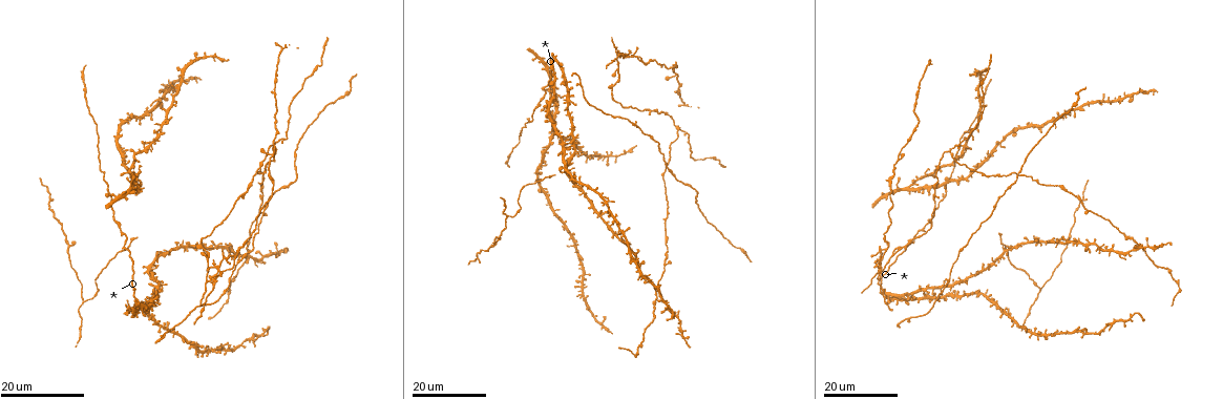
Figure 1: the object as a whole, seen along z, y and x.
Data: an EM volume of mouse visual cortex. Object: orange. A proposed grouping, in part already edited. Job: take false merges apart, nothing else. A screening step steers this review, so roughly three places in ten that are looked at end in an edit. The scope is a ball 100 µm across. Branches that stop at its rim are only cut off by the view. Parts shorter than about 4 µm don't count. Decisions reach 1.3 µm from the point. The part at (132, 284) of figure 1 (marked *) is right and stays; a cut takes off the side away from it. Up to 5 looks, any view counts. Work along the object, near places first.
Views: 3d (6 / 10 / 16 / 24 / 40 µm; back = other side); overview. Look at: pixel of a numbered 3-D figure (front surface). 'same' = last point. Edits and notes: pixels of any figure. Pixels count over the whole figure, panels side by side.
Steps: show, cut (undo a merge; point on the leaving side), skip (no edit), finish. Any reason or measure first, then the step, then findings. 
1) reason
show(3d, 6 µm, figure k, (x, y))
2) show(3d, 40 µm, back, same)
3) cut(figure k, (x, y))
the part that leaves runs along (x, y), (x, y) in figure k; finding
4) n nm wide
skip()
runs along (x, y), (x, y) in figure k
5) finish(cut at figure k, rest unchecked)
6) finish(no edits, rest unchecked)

sudden change in width
show(3d, 16 µm, figure 1, (605, 223))

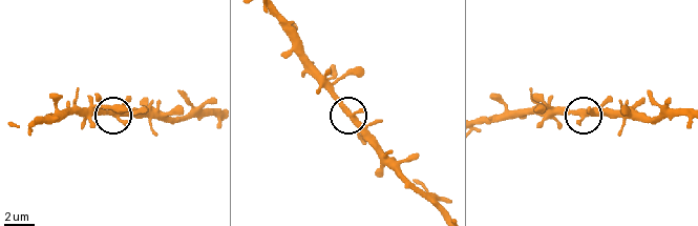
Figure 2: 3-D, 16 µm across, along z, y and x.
show(3d, 6 µm, figure 2, (353, 120))

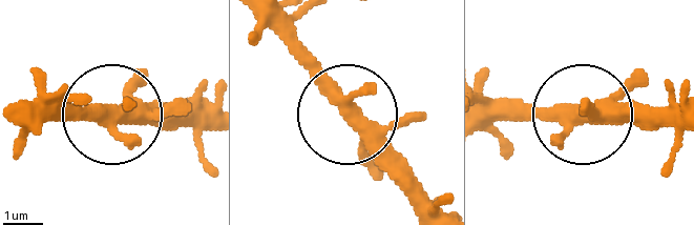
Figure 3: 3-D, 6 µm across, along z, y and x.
skip()
runs along (488, 122), (675, 111) in figure 3; continuous, no second neuron

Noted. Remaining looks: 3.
show(3d, 24 µm, figure 1, (145, 265))

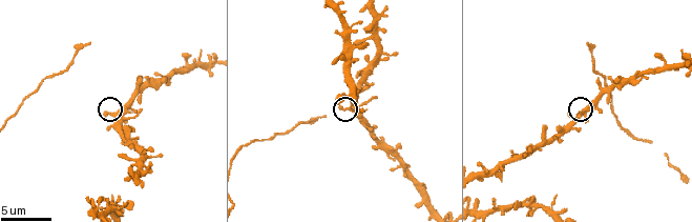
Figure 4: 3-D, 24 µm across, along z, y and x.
show(3d, 10 µm, figure 4, (350, 110))

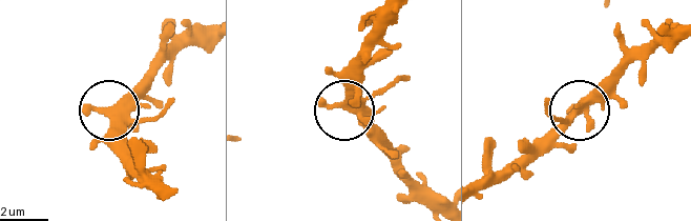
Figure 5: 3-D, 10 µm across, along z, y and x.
320 nm wide
skip()
runs along (481, 189), (510, 175), (623, 62) in figure 5; continuous, no second neuron

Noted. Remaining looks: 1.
finish(no edits, rest unchecked)

